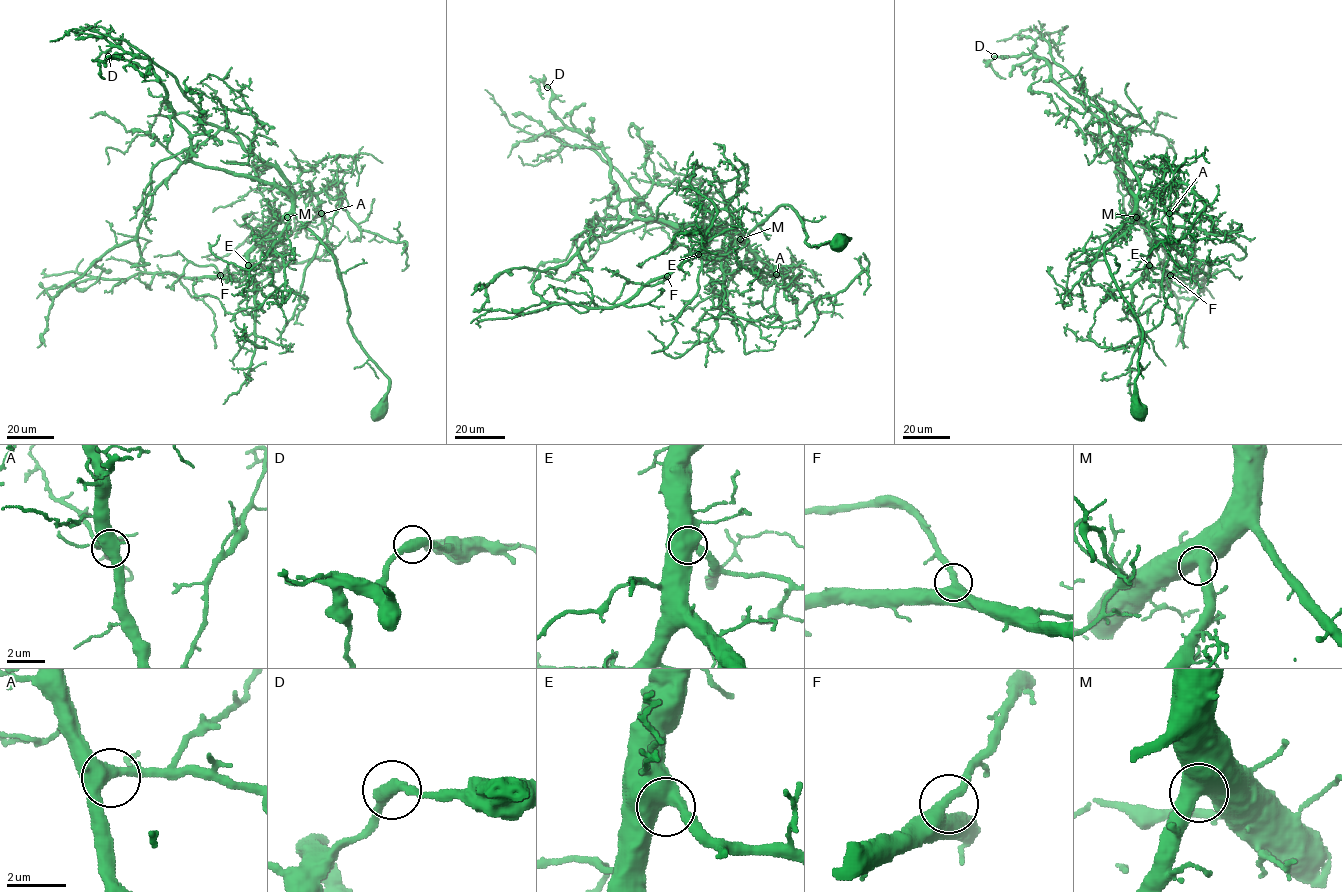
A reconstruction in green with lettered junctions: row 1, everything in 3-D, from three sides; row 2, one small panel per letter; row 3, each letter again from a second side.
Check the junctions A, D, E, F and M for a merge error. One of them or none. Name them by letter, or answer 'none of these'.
none of these

